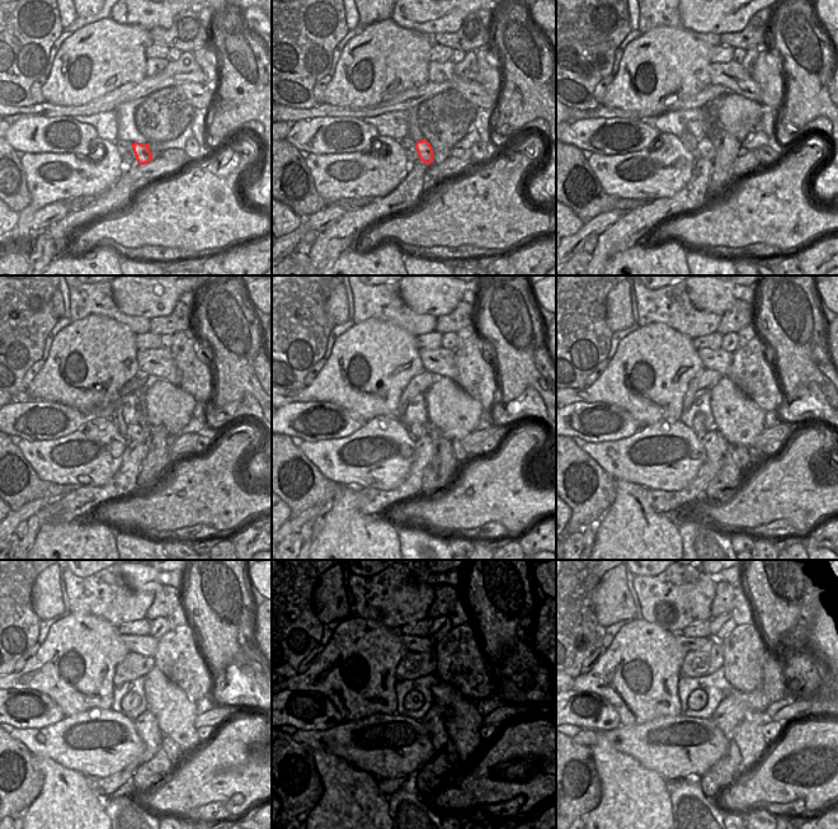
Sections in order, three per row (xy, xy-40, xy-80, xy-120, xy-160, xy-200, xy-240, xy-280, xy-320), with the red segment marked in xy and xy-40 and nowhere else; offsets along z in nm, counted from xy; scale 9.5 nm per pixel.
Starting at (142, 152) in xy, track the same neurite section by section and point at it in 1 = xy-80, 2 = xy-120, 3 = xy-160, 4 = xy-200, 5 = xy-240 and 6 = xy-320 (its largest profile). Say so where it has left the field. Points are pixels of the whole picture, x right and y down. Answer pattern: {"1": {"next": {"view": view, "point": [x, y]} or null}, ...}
{"1": {"next": {"view": "xy-80", "point": [705, 146]}}, "2": {"next": {"view": "xy-120", "point": [135, 432]}}, "3": {"next": {"view": "xy-160", "point": [417, 431]}}, "4": {"next": {"view": "xy-200", "point": [698, 427]}}, "5": {"next": {"view": "xy-240", "point": [130, 701]}}, "6": {"next": {"view": "xy-320", "point": [697, 700]}}}

